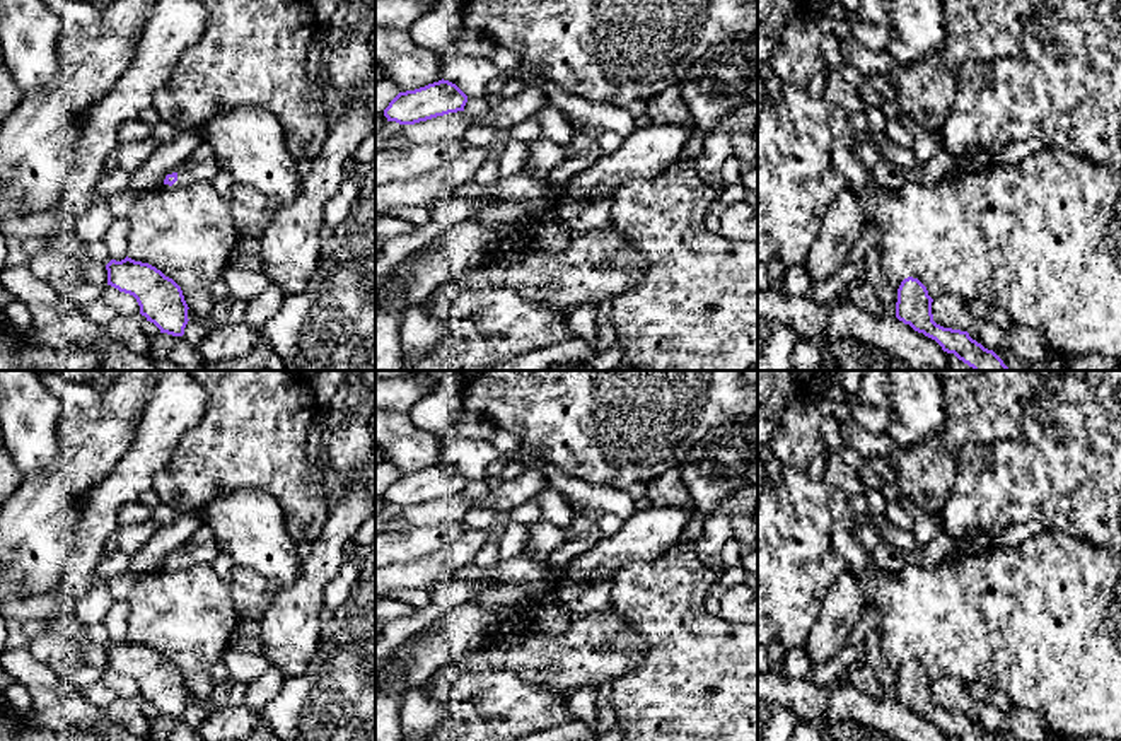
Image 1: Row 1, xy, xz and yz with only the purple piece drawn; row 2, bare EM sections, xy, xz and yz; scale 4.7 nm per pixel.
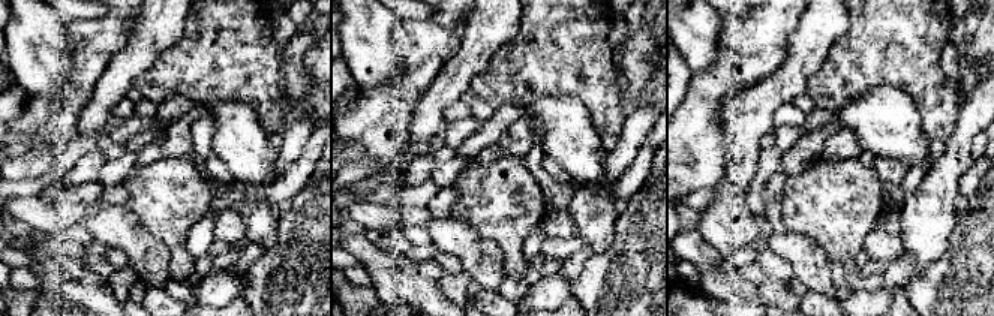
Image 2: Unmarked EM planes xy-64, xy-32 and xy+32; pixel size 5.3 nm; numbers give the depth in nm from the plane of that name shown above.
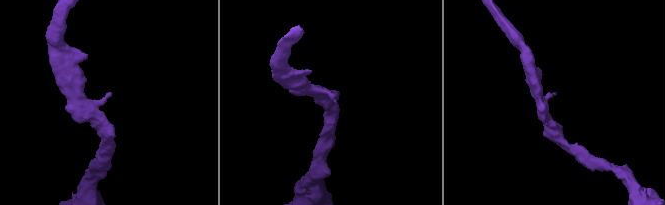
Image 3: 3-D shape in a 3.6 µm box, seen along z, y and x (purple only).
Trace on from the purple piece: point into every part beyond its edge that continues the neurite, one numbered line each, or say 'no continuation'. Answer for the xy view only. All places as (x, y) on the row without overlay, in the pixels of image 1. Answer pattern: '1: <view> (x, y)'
1: xy (200, 548)

